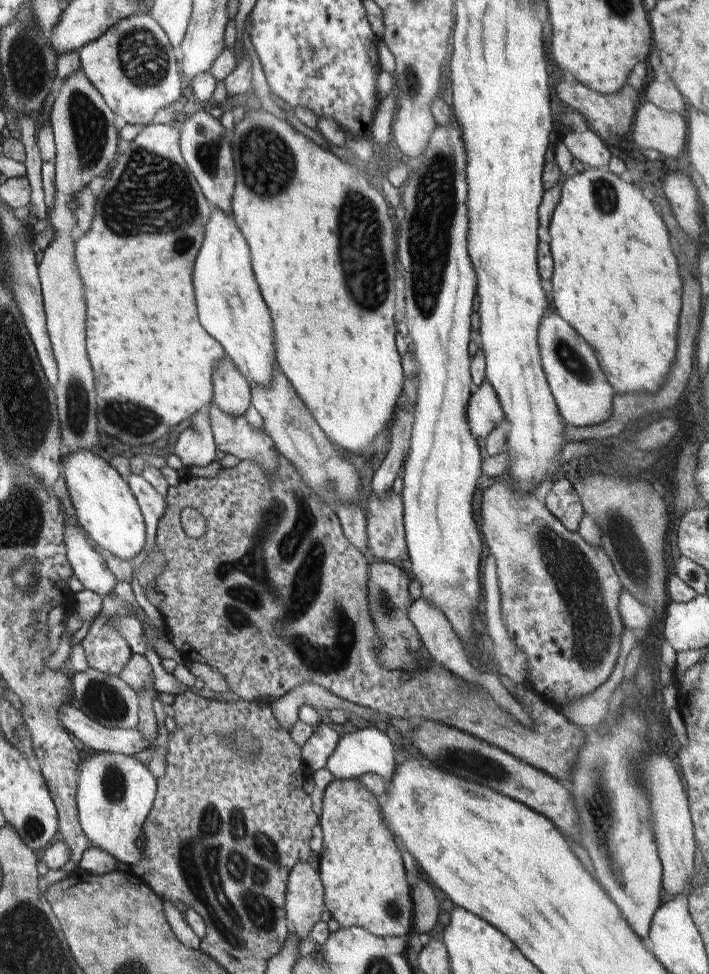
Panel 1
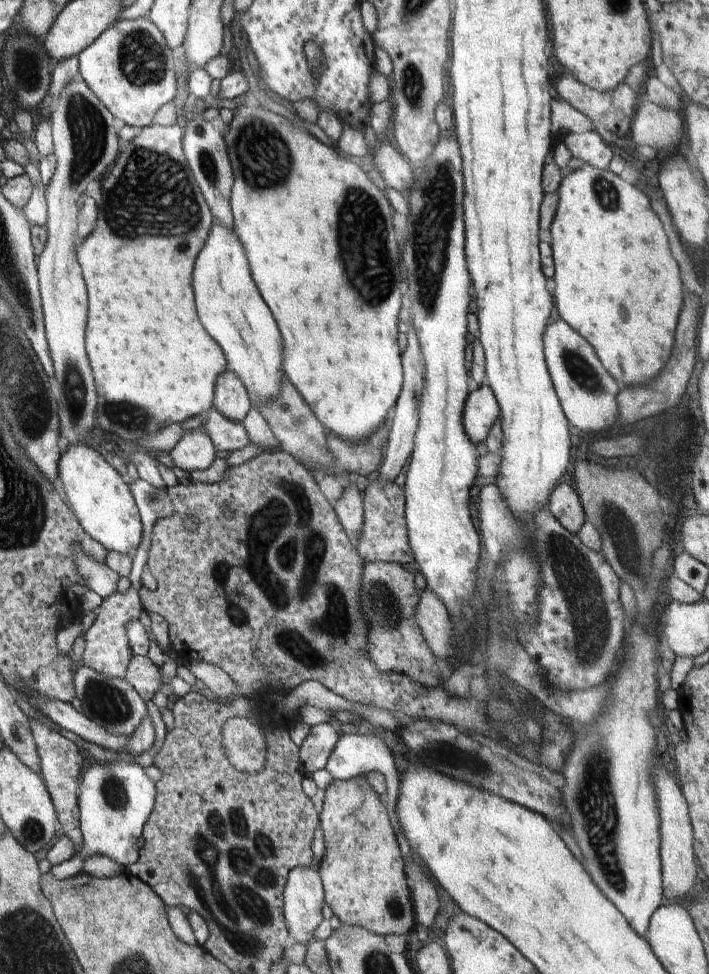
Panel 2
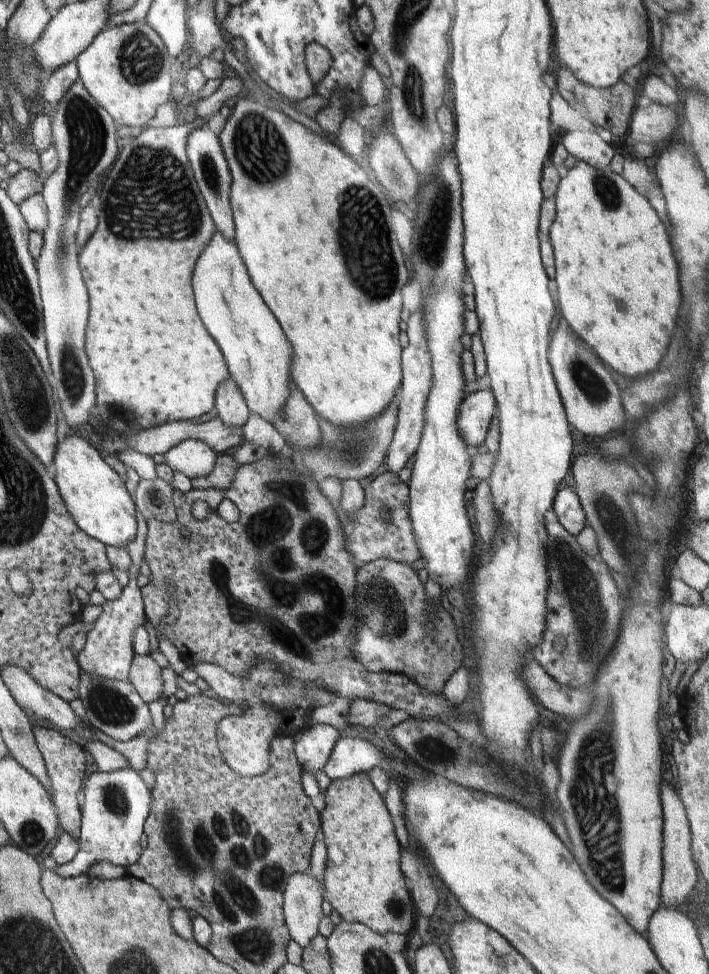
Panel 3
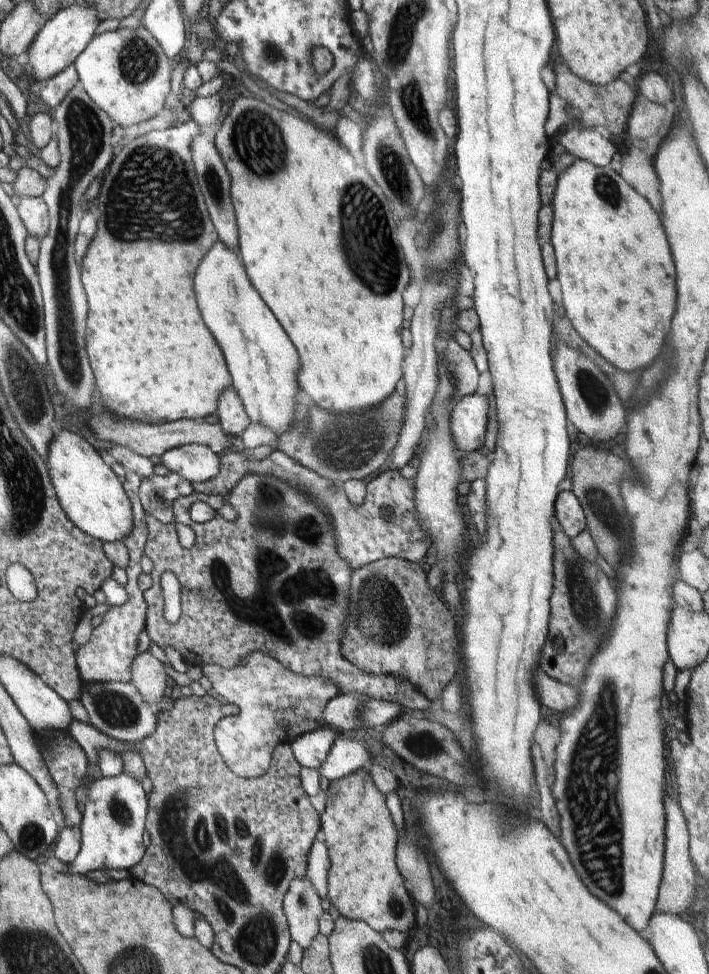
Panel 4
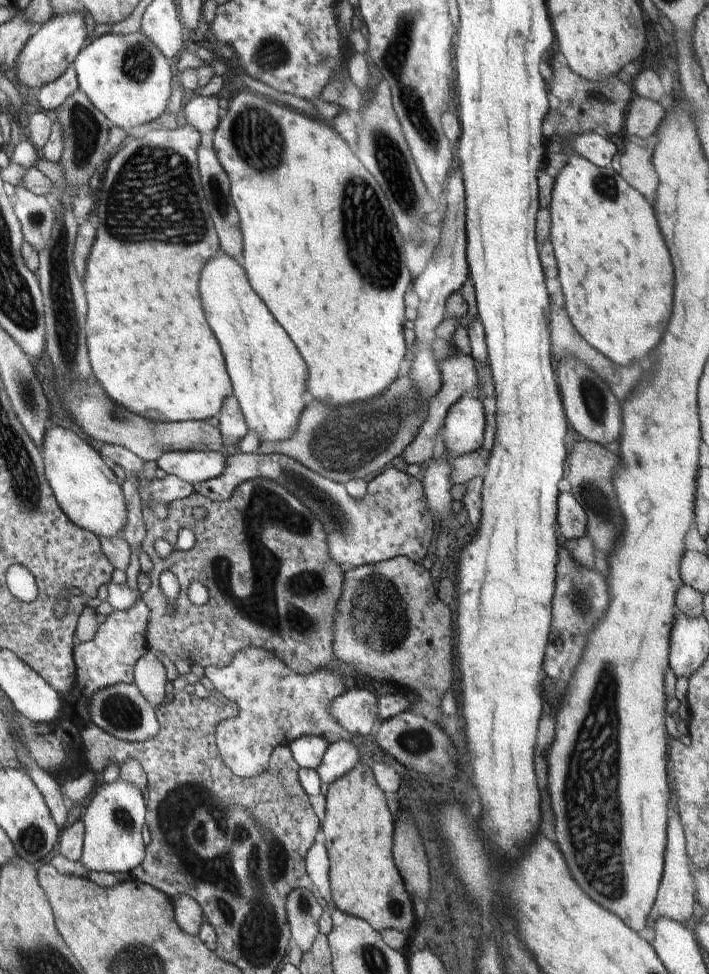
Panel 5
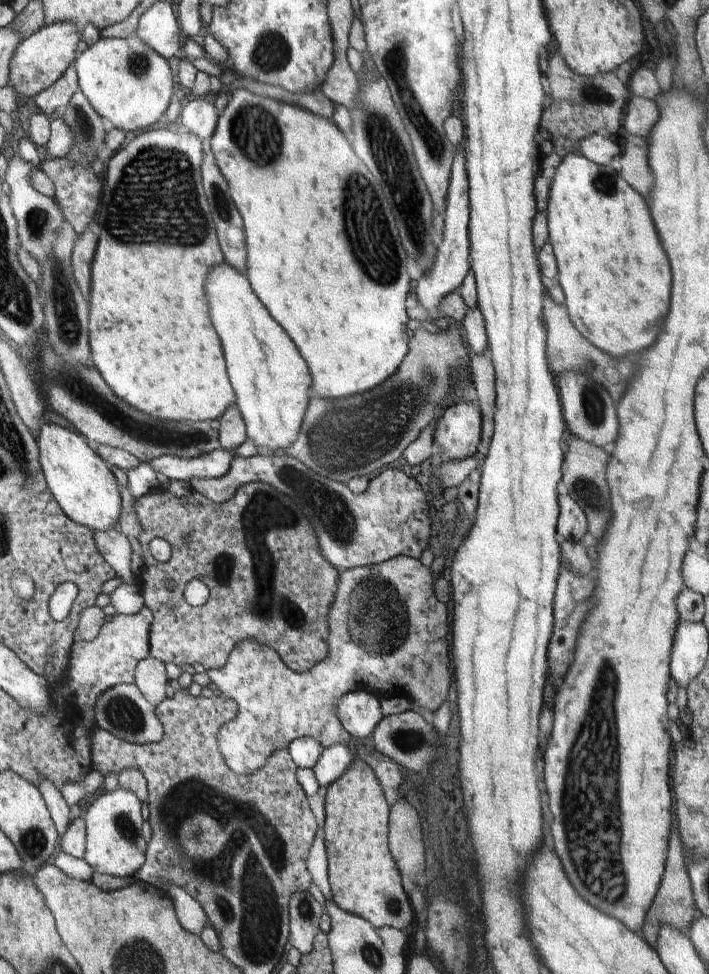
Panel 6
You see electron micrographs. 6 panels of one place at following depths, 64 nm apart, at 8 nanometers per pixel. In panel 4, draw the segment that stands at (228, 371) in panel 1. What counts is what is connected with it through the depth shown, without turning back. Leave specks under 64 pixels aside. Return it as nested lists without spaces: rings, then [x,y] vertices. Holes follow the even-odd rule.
[[[233,388],[225,390],[219,394],[217,398],[217,420],[219,420],[219,426],[221,430],[231,436],[231,438],[237,438],[245,432],[245,428],[251,424],[245,410],[243,410],[243,404],[239,400],[239,396],[235,394]]]

